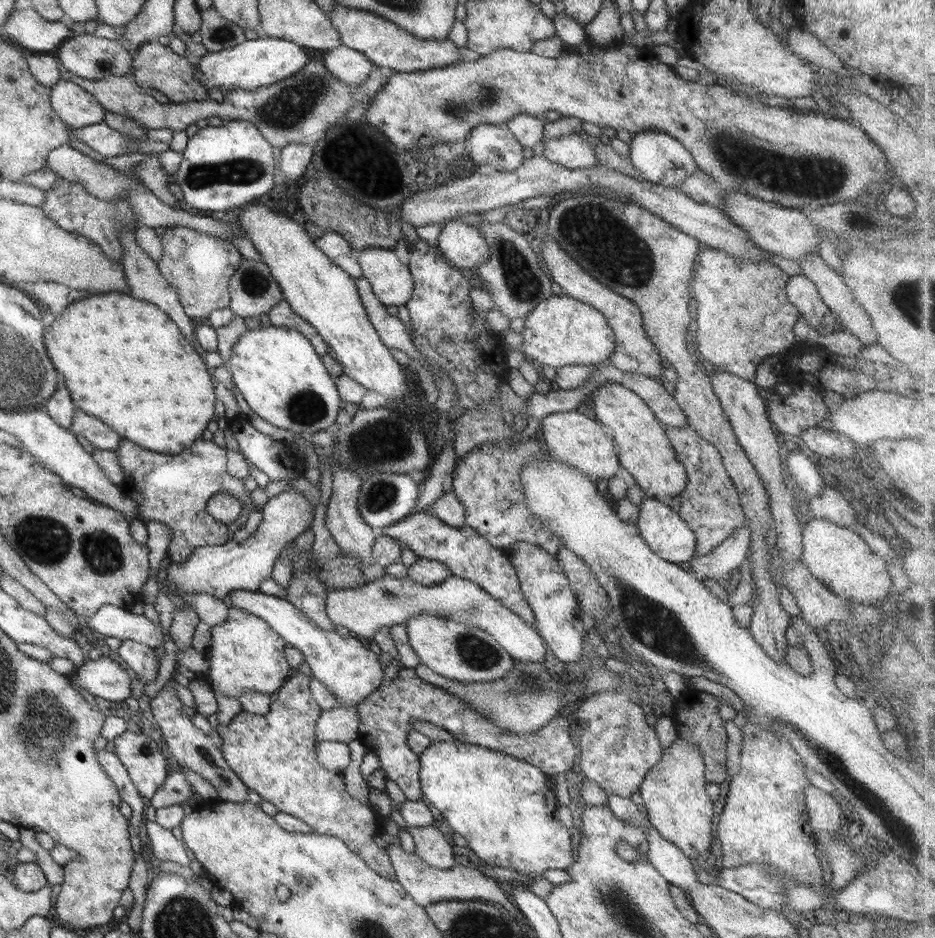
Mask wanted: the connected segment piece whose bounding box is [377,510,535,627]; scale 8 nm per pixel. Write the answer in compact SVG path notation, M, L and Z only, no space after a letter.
M422 510L378 530L378 535L386 535L398 544L405 544L418 558L426 558L444 564L454 576L468 579L490 593L500 604L517 614L528 626L535 626L534 611L524 599L518 575L510 560L500 549L496 549L476 530L468 525L456 528L441 522L432 510Z

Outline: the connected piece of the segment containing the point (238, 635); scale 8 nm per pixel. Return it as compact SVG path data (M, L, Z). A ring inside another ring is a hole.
M231 605L226 622L211 627L212 644L206 653L210 669L203 679L214 692L238 699L249 690L270 695L290 677L284 647L287 642L266 621L240 607Z

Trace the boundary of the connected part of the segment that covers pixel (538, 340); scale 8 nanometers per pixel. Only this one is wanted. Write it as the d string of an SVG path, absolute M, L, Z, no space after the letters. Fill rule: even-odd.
M566 294L552 295L543 300L525 317L522 331L522 354L531 356L542 366L560 368L568 365L600 365L607 362L616 348L615 334L607 323L606 317L596 308L584 304Z

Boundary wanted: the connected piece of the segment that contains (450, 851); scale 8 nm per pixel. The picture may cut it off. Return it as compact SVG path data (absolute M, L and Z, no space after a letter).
M424 826L408 828L415 842L415 853L430 866L448 870L456 866L454 847L448 843L446 836L438 827Z

